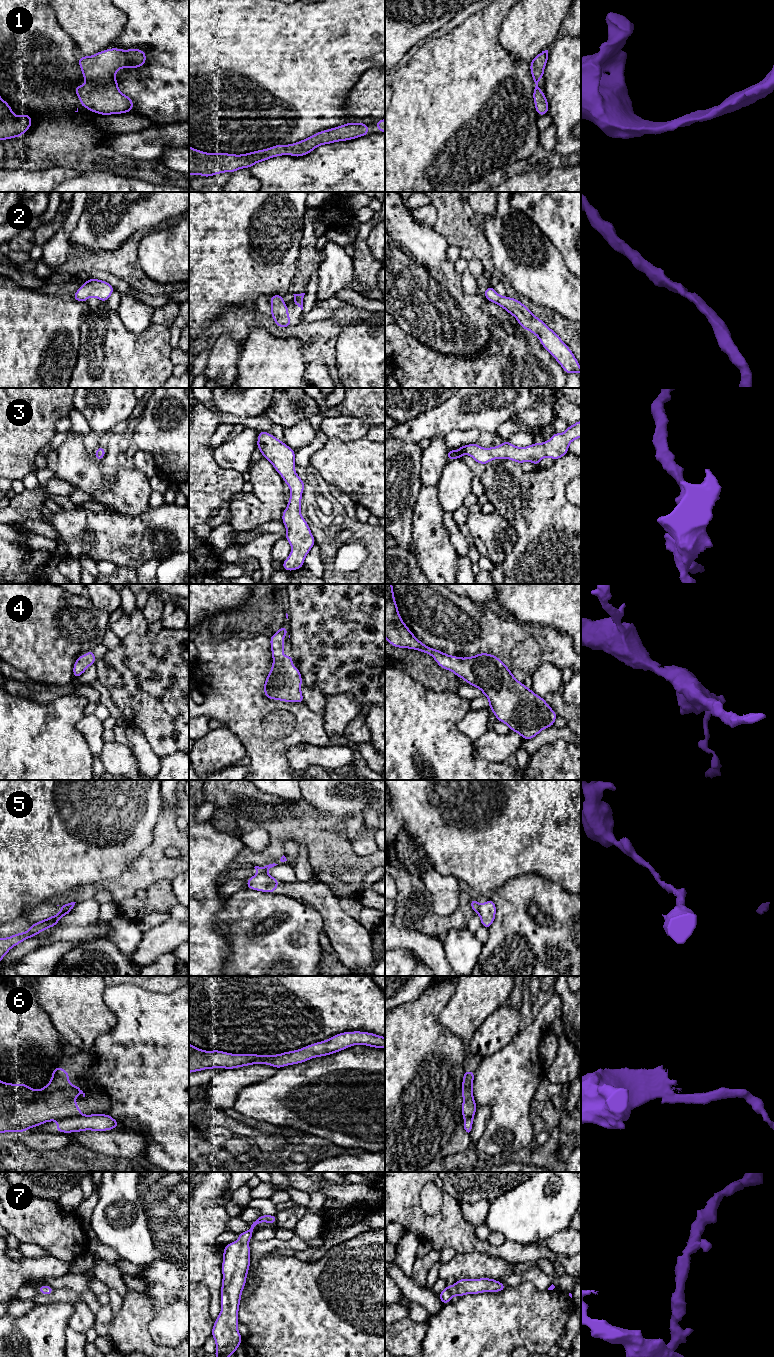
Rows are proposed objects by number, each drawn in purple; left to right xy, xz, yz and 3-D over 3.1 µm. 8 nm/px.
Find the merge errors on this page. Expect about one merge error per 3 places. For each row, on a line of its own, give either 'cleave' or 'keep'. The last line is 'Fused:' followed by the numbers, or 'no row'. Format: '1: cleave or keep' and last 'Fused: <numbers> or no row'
1: keep
2: keep
3: keep
4: keep
5: cleave
6: cleave
7: keep
Fused: 5, 6

